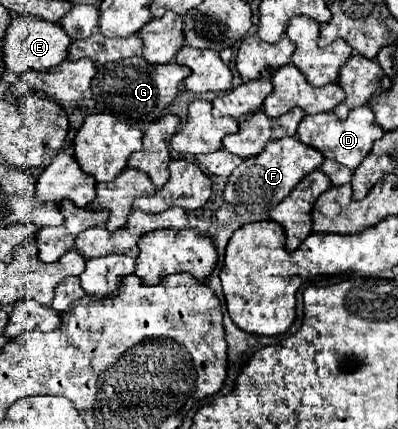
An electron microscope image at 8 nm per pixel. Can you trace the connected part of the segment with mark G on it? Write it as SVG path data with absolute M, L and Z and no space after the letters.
M134 56L98 66L90 96L104 106L104 112L118 116L118 120L126 120L134 126L150 124L164 116L164 108L176 98L186 76L190 76L190 68L182 68L180 64L150 64L148 60L142 60L142 56Z

